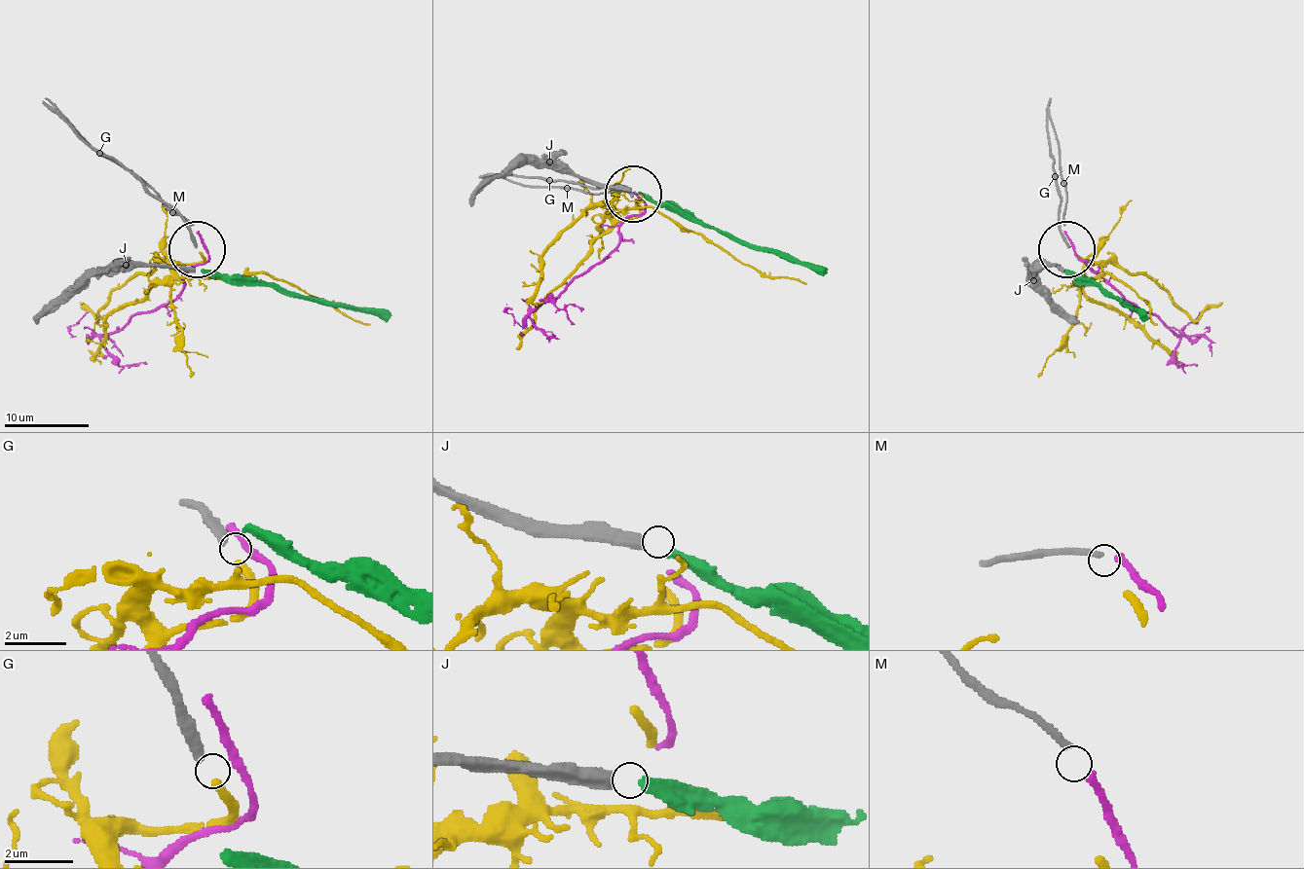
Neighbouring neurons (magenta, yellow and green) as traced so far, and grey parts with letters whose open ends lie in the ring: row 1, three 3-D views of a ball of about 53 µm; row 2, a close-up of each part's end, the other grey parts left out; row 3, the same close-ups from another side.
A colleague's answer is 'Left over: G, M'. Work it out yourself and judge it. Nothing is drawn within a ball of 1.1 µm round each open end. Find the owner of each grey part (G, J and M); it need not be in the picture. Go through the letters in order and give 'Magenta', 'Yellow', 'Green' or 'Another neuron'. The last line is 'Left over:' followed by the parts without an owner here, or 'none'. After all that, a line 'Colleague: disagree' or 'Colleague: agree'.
G: Another neuron
J: Green
M: Another neuron
Left over: G, M
Colleague: agree

